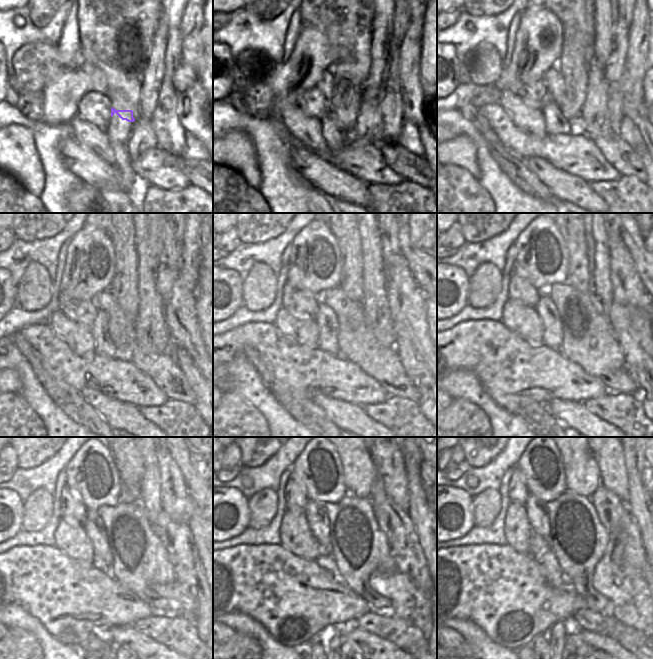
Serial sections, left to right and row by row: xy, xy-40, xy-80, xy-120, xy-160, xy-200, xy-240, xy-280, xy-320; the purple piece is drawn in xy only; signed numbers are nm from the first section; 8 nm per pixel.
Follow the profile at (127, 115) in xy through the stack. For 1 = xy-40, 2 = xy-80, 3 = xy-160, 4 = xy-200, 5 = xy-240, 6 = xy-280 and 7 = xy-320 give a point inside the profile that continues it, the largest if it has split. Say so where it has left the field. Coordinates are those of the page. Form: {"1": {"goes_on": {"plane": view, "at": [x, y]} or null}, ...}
{"1": {"goes_on": {"plane": "xy-40", "at": [348, 92]}}, "2": {"goes_on": {"plane": "xy-80", "at": [572, 65]}}, "3": {"goes_on": {"plane": "xy-160", "at": [351, 283]}}, "4": {"goes_on": {"plane": "xy-200", "at": [577, 271]}}, "5": {"goes_on": {"plane": "xy-240", "at": [130, 466]}}, "6": {"goes_on": {"plane": "xy-280", "at": [359, 472]}}, "7": {"goes_on": {"plane": "xy-320", "at": [582, 475]}}}

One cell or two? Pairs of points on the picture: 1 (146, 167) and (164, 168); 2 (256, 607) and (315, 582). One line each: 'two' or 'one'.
1: one
2: one

